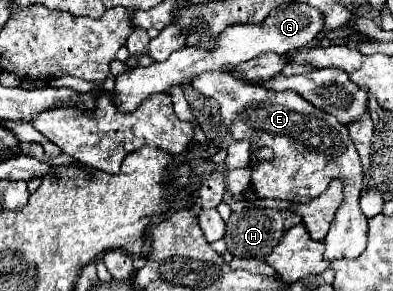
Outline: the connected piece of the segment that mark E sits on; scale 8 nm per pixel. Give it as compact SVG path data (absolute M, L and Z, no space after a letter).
M211 72L211 74L199 74L195 82L191 82L195 90L201 94L207 94L215 98L221 104L221 120L223 126L227 126L235 140L249 140L251 146L269 146L275 152L273 160L267 162L251 162L251 186L261 198L275 198L275 200L293 200L297 196L313 196L323 194L333 178L341 180L344 186L344 205L341 205L335 215L335 222L331 224L331 230L327 234L325 242L325 254L323 258L327 262L333 262L337 258L355 258L359 256L367 246L367 218L363 216L359 208L359 194L363 190L363 166L361 158L349 138L347 126L337 122L335 116L311 106L307 100L303 100L299 94L287 90L287 92L275 92L267 90L263 86L251 86L243 84L229 72Z

